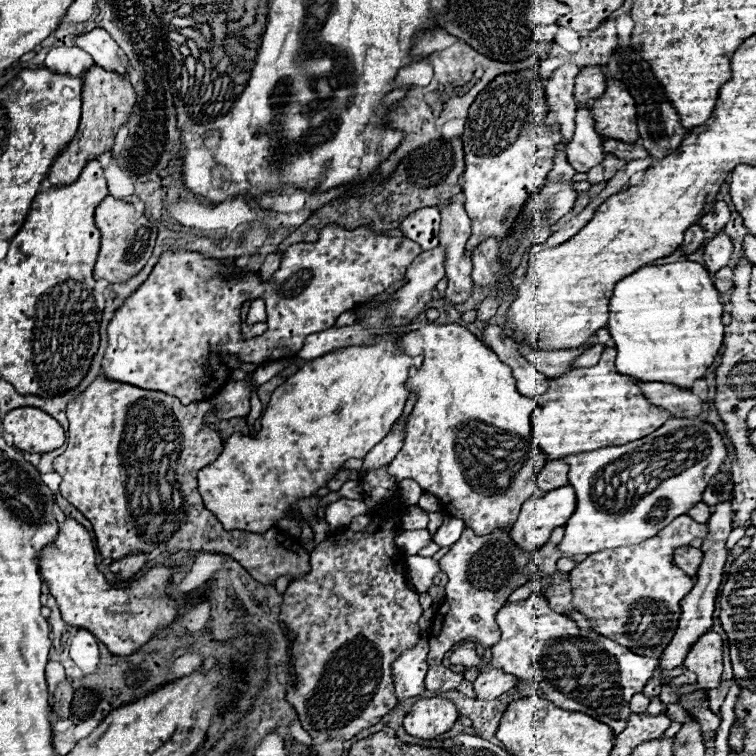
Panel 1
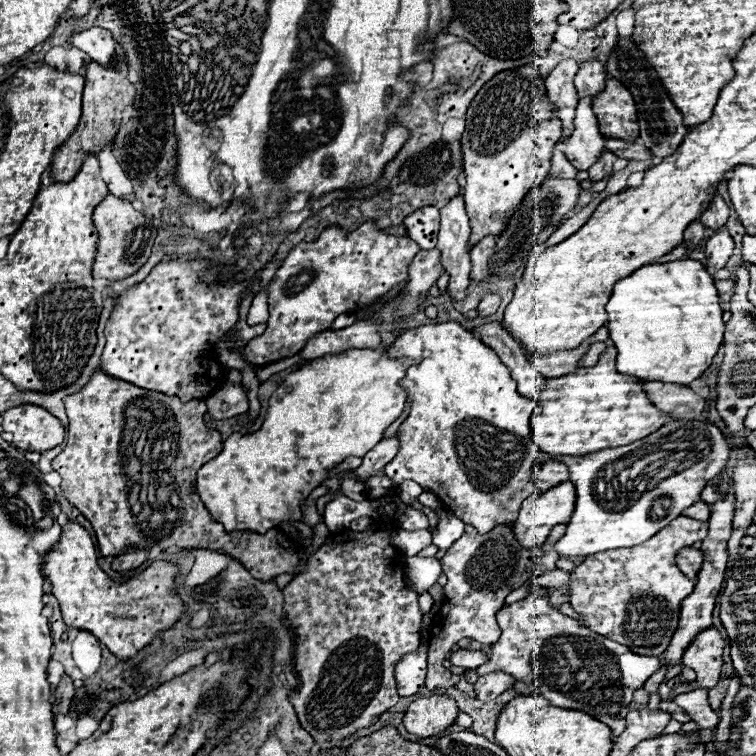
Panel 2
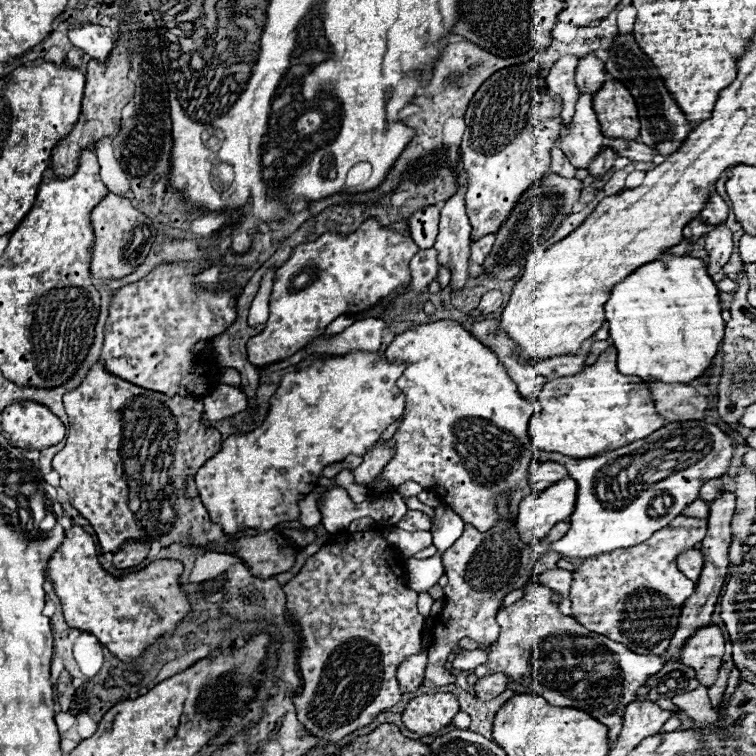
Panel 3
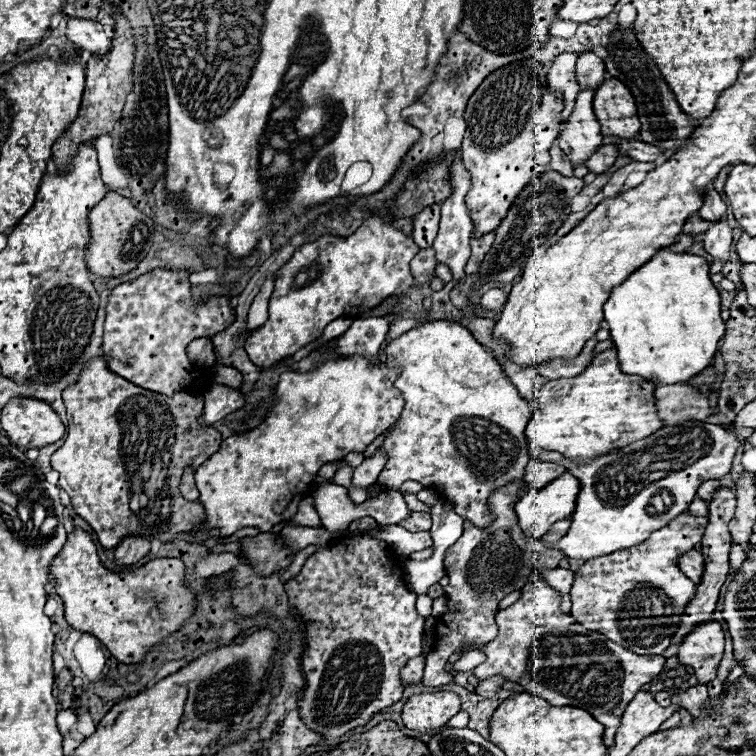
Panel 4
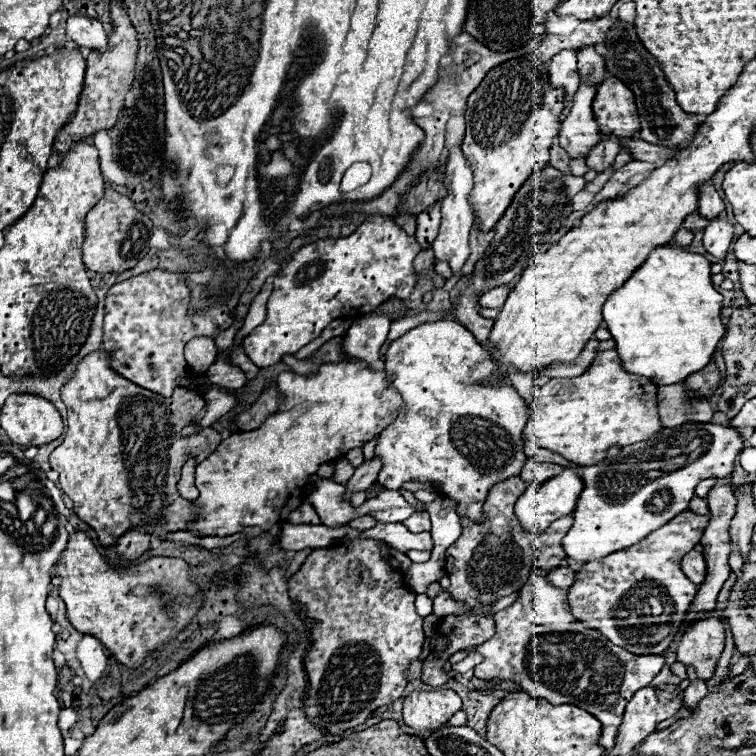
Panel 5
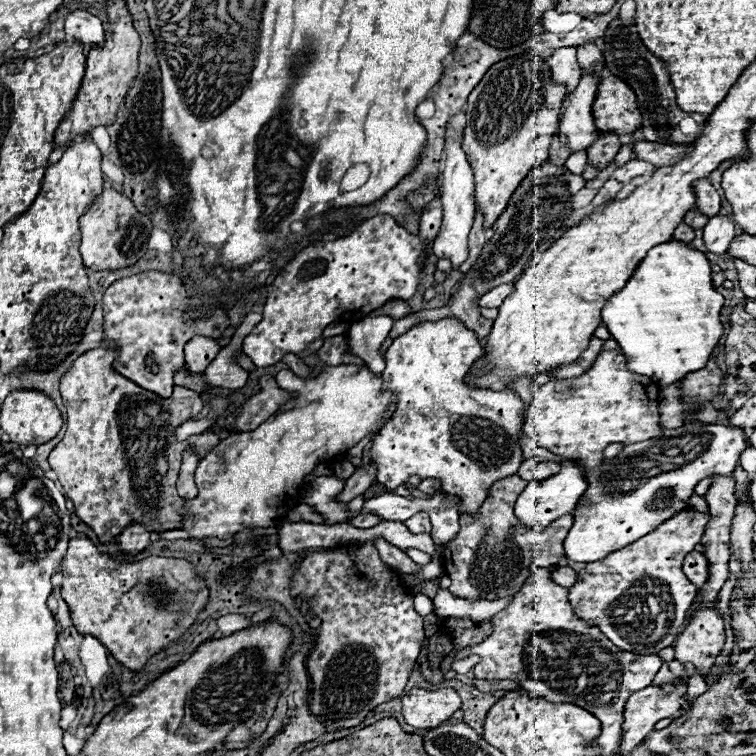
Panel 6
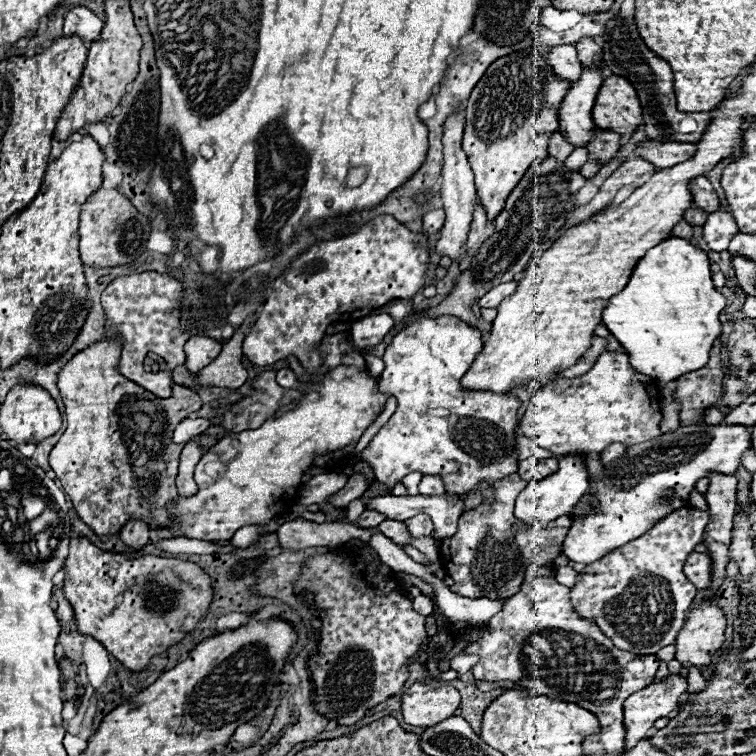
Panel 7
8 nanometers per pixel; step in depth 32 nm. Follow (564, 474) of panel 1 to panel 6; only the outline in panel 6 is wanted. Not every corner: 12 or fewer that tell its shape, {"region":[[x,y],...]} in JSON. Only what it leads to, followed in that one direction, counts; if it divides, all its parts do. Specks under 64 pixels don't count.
{"region":[[522,462],[518,476],[526,482],[554,476],[558,462]]}

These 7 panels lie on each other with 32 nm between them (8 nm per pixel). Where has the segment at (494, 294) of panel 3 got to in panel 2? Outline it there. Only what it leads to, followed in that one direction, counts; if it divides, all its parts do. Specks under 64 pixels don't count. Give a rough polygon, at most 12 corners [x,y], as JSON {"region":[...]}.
{"region":[[490,292],[478,304],[478,316],[486,318],[500,306],[500,294]]}

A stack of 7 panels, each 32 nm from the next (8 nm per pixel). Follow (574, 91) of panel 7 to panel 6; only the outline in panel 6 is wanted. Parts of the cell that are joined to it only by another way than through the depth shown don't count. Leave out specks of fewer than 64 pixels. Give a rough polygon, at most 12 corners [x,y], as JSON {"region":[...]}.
{"region":[[582,74],[564,100],[558,134],[572,152],[598,136],[600,78]]}

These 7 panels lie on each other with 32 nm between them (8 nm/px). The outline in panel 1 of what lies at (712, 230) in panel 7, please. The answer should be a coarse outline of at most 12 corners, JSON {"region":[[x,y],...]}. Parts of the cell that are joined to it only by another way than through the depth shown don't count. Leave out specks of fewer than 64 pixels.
{"region":[[716,234],[704,246],[706,270],[716,274],[732,256],[732,240]]}

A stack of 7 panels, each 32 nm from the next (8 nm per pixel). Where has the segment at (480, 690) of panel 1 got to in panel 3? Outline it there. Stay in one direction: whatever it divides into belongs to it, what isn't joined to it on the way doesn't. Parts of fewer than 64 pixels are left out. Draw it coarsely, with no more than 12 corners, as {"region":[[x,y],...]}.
{"region":[[502,674],[480,678],[476,694],[492,700],[506,690],[510,678]]}

